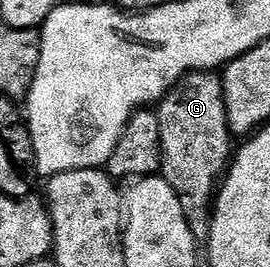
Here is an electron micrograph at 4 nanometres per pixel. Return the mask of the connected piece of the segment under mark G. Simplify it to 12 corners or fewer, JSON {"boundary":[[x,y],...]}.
{"boundary":[[221,74],[161,99],[160,177],[198,243],[235,150]]}

